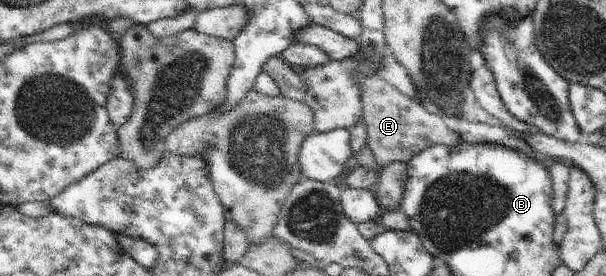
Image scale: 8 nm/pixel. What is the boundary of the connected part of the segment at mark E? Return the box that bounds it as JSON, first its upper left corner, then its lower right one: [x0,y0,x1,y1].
[357,74,464,170]

